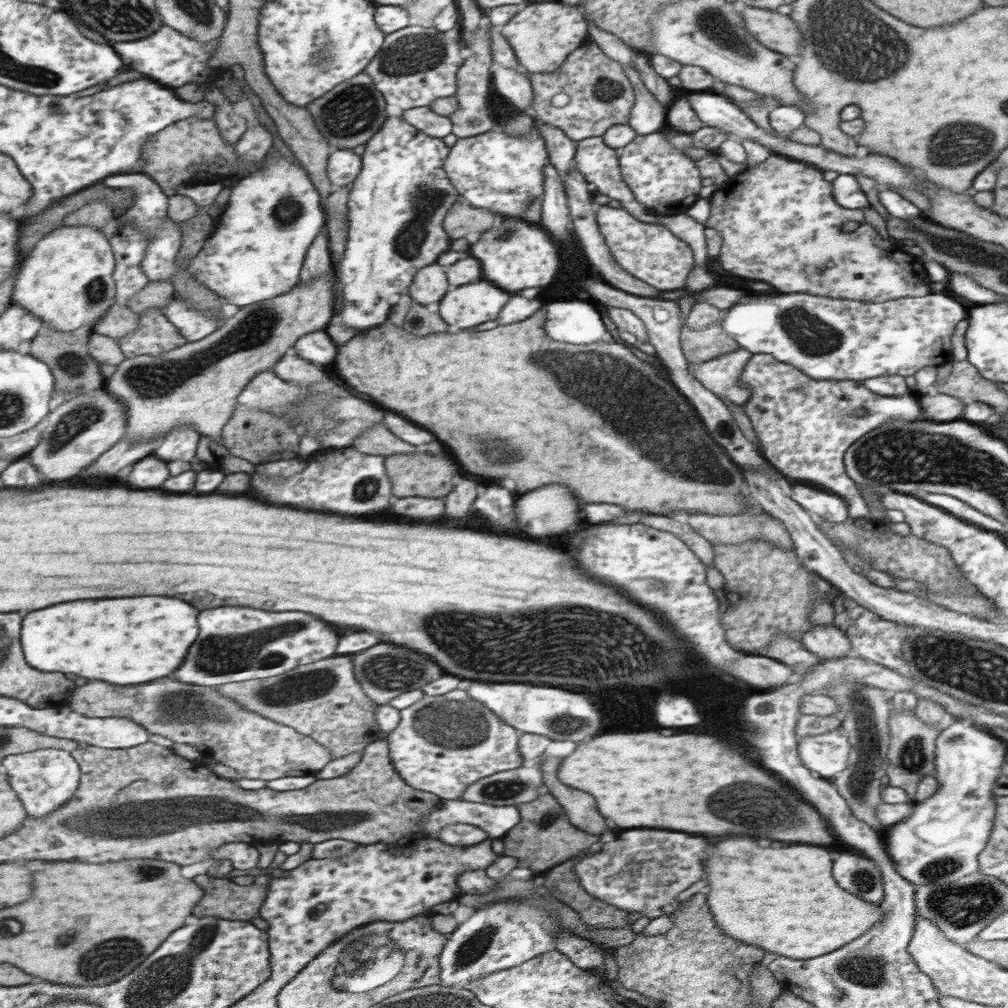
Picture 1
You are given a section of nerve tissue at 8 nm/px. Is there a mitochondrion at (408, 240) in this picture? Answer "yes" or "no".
yes

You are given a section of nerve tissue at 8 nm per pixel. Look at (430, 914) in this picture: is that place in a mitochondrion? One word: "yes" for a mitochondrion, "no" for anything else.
no

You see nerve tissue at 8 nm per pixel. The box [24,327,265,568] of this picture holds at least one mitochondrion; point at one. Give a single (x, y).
(74, 421)

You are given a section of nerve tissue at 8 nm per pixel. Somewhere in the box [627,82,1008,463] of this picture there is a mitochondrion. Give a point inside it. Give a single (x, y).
(960, 144)

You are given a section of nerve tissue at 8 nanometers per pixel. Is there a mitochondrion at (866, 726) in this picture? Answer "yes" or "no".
yes

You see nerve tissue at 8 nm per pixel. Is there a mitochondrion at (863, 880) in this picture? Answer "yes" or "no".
yes

